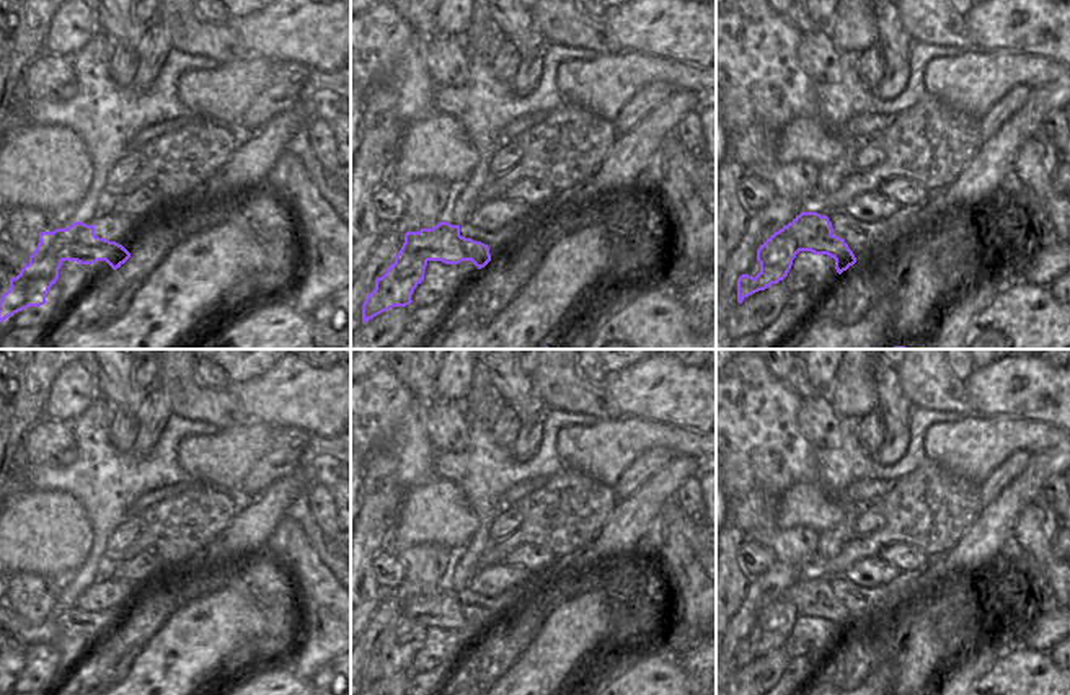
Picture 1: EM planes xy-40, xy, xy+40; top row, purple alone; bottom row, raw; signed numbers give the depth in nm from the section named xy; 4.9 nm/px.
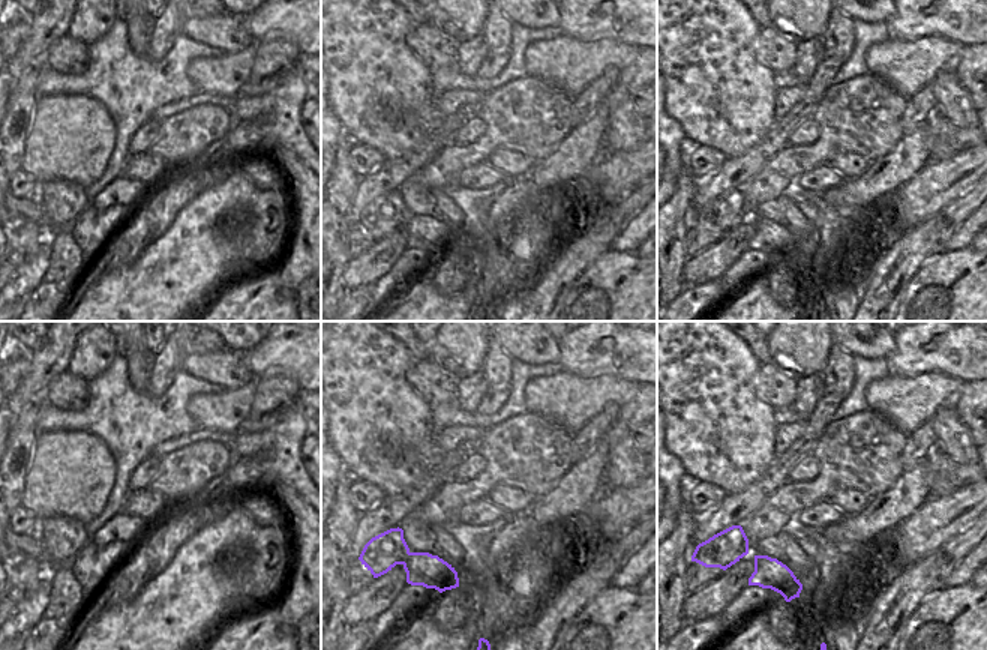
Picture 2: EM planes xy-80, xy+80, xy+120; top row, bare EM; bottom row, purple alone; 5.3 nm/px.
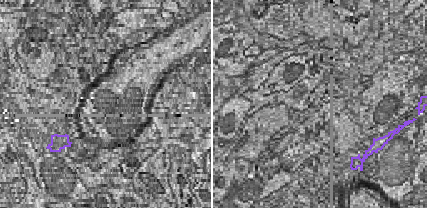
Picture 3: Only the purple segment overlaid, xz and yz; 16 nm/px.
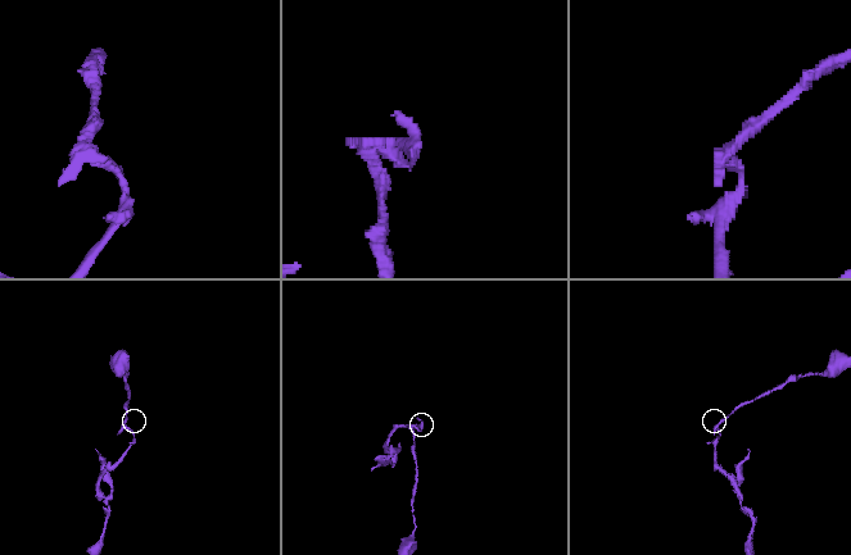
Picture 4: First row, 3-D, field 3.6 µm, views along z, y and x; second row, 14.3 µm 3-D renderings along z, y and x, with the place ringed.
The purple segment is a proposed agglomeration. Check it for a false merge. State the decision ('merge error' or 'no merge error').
merge error

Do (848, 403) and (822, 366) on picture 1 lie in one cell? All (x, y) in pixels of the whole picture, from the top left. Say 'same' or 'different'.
different

